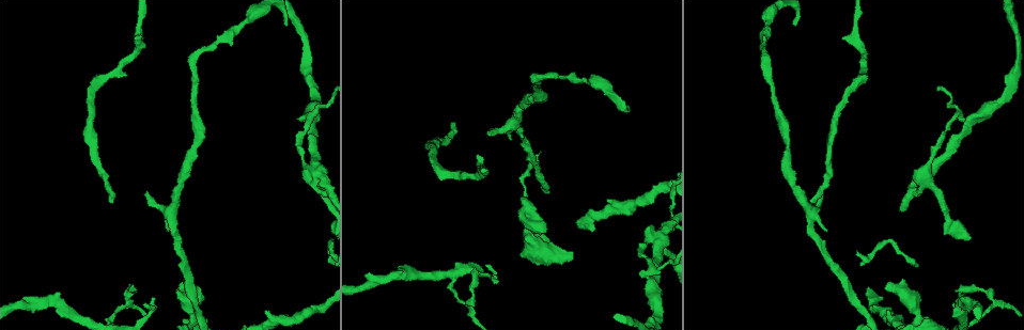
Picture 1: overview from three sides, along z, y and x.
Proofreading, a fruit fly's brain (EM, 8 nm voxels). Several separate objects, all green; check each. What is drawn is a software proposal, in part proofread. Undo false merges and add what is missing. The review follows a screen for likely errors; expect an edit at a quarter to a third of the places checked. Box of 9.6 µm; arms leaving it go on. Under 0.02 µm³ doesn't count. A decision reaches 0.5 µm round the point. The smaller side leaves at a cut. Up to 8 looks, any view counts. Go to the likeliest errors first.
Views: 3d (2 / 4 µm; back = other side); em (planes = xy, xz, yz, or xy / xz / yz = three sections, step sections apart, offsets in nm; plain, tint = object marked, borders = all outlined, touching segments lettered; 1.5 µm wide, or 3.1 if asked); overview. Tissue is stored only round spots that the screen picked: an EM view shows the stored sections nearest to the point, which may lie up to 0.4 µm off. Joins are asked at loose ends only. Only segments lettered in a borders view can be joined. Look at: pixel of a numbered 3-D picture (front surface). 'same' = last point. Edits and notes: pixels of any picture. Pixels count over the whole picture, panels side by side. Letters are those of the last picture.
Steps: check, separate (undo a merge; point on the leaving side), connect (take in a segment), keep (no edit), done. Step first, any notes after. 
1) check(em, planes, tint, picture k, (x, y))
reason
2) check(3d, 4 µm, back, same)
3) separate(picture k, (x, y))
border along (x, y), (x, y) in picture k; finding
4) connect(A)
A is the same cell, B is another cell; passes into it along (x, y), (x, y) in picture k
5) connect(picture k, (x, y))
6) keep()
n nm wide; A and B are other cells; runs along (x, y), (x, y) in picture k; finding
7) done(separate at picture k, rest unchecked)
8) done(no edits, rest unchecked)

check(em, planes, tint, picture 1, (810, 200))
free end

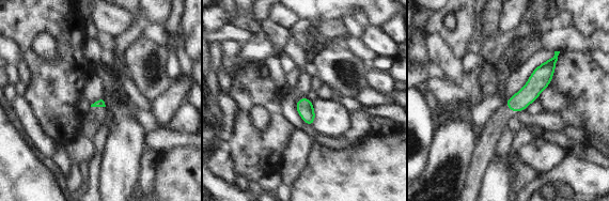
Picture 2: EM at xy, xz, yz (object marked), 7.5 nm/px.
check(em, planes, borders, same)

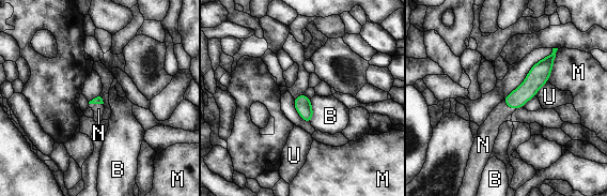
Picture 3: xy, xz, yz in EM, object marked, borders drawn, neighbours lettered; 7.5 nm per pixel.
connect(N)
N is the same cell, B, M and U are other cells; the cell continues

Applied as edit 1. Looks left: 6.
check(overview)

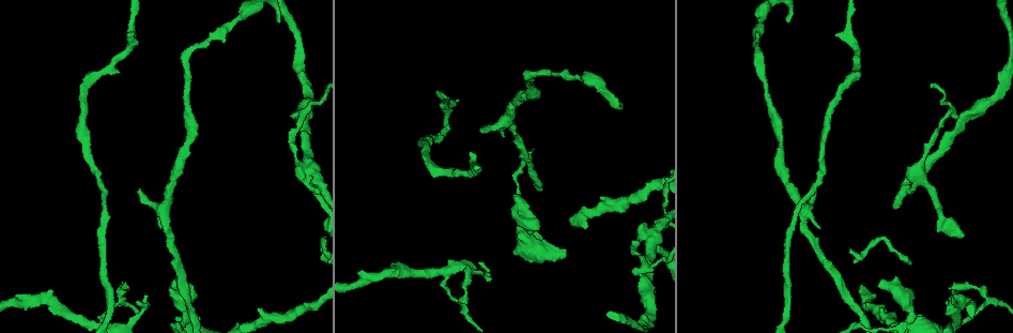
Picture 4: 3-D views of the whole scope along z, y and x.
check(em, xz, step 4, plain, picture 4, (623, 104))
tapers out

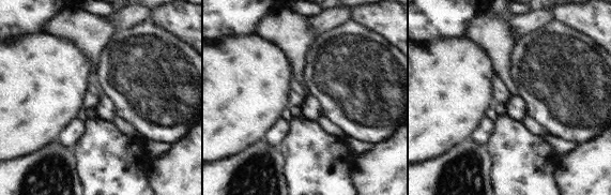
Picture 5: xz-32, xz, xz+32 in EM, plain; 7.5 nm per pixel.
check(em, xz, step 4, borders, same)
what lies round it

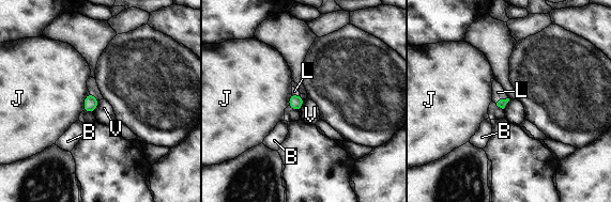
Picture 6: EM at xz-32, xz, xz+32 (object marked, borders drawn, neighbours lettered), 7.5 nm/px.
connect(L)
J touches over 150 nm; L is the same cell, B, J and V are other cells; passes into it along (502, 103), (501, 99), (498, 92) in picture 6; it goes on there

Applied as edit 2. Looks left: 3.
check(em, planes, borders, picture 4, (986, 300))
abrupt turn

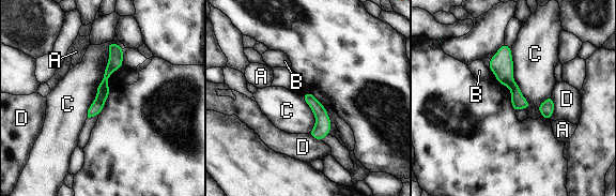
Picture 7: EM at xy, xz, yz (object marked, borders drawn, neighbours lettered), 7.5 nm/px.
separate(picture 7, (116, 61))
100 nm wide; A, B, C and D are other cells; border along (102, 81), (106, 83) in picture 7; a second cell is stuck on

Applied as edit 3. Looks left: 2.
done(connect at picture 3, connect at picture 6, separate at picture 7, rest unchecked)

